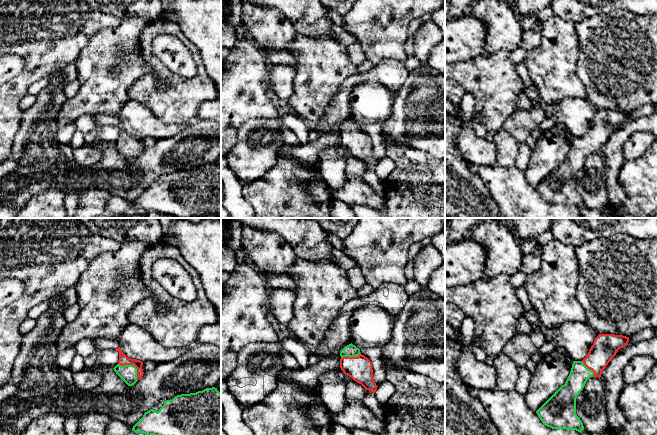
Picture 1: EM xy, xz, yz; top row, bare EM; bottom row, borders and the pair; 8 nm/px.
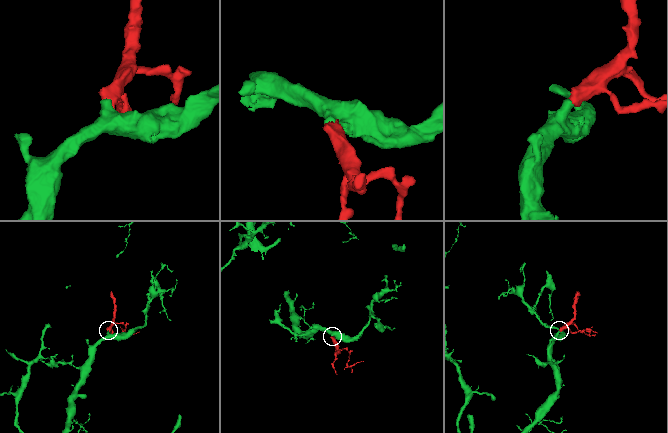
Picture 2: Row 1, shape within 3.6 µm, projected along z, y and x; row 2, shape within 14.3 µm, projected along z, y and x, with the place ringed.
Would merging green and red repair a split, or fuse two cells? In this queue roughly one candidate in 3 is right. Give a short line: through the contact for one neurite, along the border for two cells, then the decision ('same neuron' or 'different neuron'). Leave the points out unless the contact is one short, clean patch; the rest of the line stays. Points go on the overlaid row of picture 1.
line xy (128, 373), (133, 365), (128, 365), (123, 360); same neuron

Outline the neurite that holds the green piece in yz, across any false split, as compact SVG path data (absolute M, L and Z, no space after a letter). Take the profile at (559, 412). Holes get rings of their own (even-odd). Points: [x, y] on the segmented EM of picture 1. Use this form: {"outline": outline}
{"outline": "M599 334L591 346L587 356L582 361L573 361L570 374L565 382L537 411L542 423L552 429L576 430L580 433L584 426L576 414L576 398L583 390L587 380L591 377L601 377L611 359L619 349L625 347L629 337L614 334Z"}

